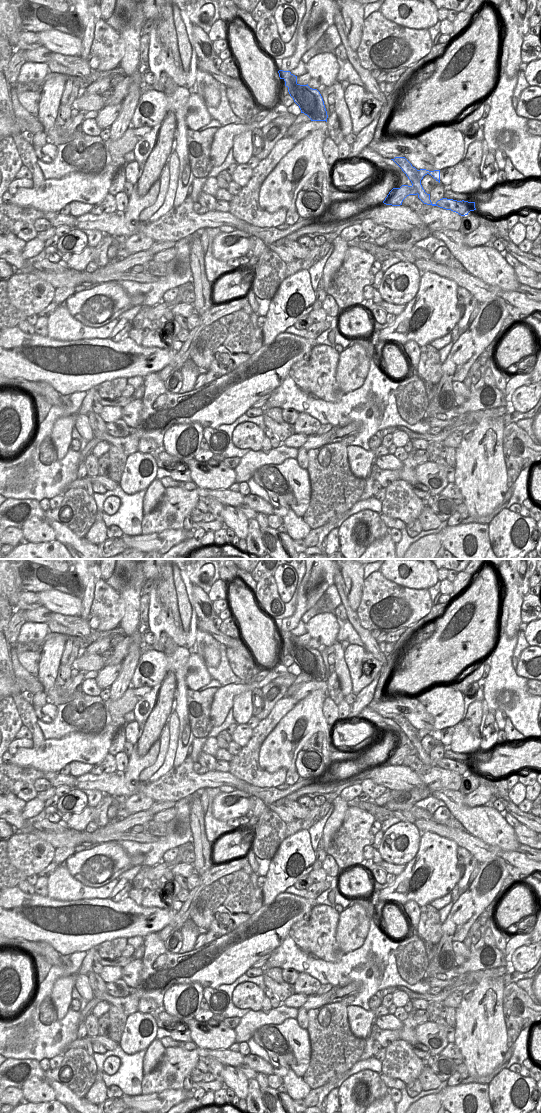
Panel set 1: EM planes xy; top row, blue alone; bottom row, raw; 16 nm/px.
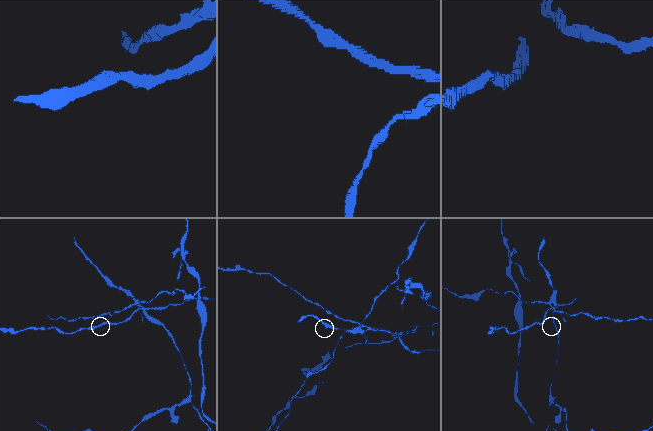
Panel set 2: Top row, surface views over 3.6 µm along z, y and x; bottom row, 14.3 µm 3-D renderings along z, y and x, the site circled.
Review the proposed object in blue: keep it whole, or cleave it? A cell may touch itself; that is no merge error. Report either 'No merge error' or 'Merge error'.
Merge error.

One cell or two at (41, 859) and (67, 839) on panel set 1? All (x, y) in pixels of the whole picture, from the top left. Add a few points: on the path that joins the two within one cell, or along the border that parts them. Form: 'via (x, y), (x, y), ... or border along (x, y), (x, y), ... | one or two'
border along (35, 835), (47, 841), (55, 849) | two

